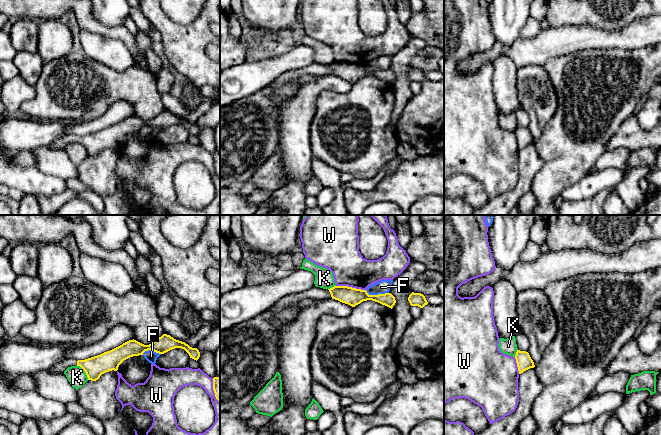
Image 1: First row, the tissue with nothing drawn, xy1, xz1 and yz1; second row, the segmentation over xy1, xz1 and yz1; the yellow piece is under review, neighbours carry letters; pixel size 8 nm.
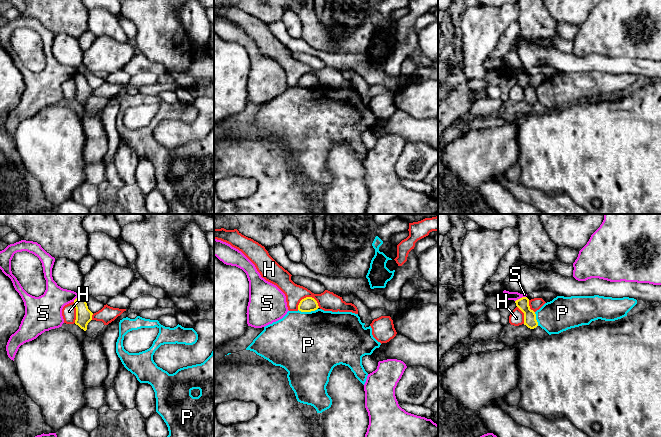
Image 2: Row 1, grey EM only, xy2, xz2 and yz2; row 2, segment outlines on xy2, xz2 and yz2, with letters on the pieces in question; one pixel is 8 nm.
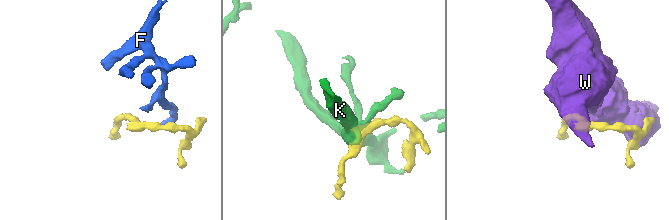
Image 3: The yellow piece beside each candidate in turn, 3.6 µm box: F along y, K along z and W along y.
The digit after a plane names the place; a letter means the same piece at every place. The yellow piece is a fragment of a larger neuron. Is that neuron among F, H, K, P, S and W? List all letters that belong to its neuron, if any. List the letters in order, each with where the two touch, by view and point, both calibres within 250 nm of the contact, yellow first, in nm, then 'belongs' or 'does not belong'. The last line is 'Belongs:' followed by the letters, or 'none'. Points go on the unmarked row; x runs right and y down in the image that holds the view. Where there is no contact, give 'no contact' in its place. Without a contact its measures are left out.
F: contact xz1 (378, 70); calibres 140 and 110 nm; does not belong
H: contact xz2 (309, 73); calibres 120 and 160 nm; does not belong
K: contact xy1 (84, 146); calibres 170 and 150 nm; does not belong
P: contact xz2 (307, 87); calibres 120 and 500 nm; does not belong
S: contact yz2 (520, 74); calibres 100 and 80 nm; does not belong
W: contact xz1 (351, 63); calibres 140 and 280 nm; does not belong
Belongs: none

